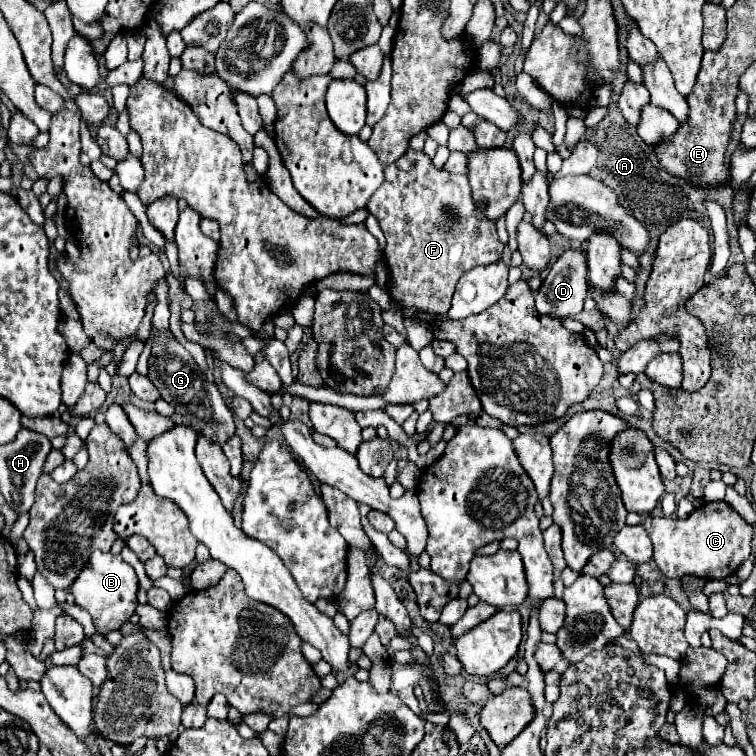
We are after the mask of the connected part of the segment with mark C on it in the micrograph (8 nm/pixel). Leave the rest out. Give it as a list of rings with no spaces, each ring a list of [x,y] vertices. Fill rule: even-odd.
[[[724,501],[704,503],[686,519],[672,517],[642,517],[642,527],[652,539],[652,559],[666,577],[696,575],[700,579],[726,579],[750,555],[752,527]]]

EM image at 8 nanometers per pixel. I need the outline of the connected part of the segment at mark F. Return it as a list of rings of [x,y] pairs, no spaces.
[[[408,149],[398,161],[384,167],[384,183],[368,201],[366,209],[380,221],[386,235],[386,265],[390,271],[388,293],[416,313],[430,313],[432,317],[446,313],[451,307],[454,287],[458,279],[476,265],[496,263],[504,245],[498,241],[496,223],[480,215],[472,203],[472,191],[466,175],[452,175],[444,169],[436,169],[432,159],[424,151]]]

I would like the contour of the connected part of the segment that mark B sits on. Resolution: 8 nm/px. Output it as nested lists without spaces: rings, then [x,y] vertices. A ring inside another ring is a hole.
[[[94,551],[90,555],[90,561],[86,561],[86,567],[74,579],[74,585],[70,585],[68,591],[74,595],[74,603],[92,615],[94,627],[102,635],[106,635],[114,629],[120,629],[122,623],[126,623],[132,617],[134,609],[138,607],[136,573],[128,563],[122,561],[120,555],[112,555],[112,553]]]

